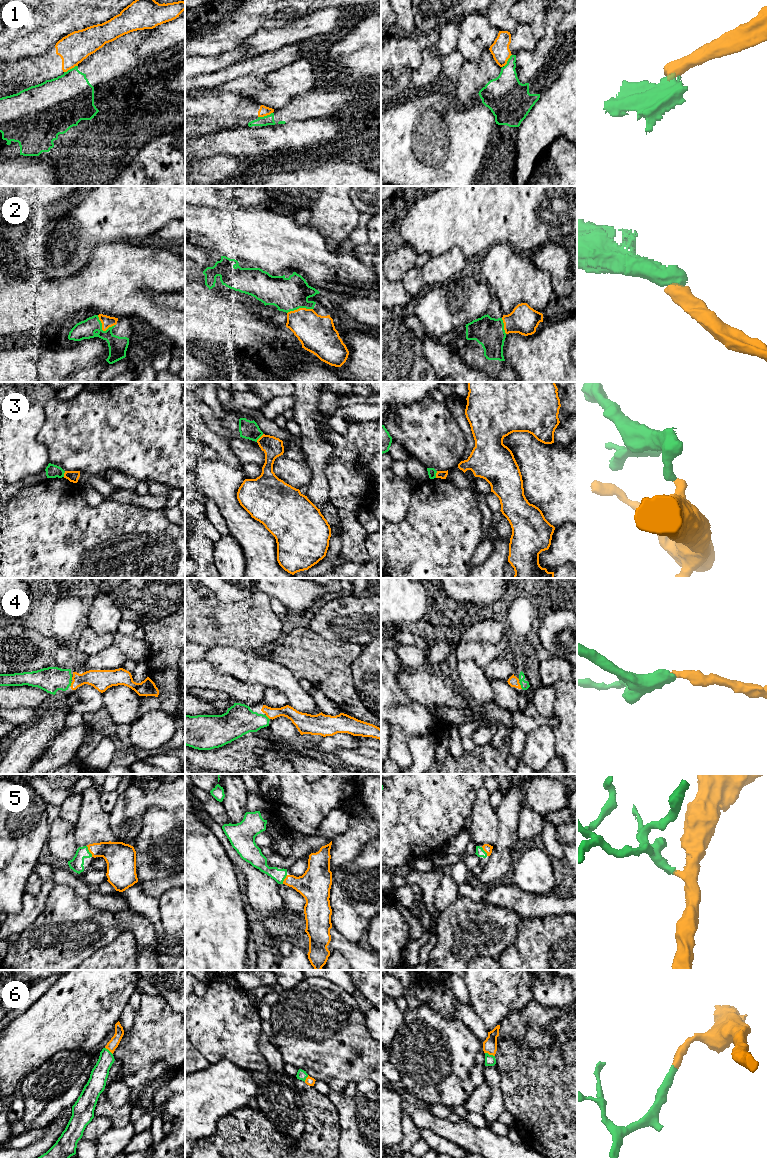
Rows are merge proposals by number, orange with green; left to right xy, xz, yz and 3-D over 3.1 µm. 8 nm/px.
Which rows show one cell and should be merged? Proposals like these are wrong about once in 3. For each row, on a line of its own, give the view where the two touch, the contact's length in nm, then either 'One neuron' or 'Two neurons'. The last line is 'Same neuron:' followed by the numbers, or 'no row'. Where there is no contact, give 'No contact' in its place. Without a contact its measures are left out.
1: Touches orange in xz. Shared border 130 nm. Two neurons
2: Touches orange in xy. Shared border 170 nm. One neuron
3: Touches orange in xz. Shared border 90 nm. Two neurons
4: Touches orange in yz. Shared border 70 nm. One neuron
5: Touches orange in xy. Shared border 100 nm. One neuron
6: Touches orange in yz. Shared border 90 nm. One neuron
Same neuron: 2, 4, 5, 6

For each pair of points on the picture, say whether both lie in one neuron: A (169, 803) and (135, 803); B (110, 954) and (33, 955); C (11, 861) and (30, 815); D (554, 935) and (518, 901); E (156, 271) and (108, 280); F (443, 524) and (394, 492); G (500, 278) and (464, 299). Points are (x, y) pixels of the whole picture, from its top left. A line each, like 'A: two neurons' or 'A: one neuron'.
A: one neuron
B: two neurons
C: one neuron
D: two neurons
E: one neuron
F: two neurons
G: two neurons

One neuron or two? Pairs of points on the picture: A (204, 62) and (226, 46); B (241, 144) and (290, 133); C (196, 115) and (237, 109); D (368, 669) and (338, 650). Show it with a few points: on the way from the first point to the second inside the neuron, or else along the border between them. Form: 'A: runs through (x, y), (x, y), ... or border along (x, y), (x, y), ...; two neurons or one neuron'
A: border along (235, 50), (214, 55), (195, 56); two neurons
B: runs through (253, 141), (278, 138); one neuron
C: runs through (206, 110), (227, 109); one neuron
D: border along (363, 646), (351, 664), (351, 676), (354, 684); two neurons

